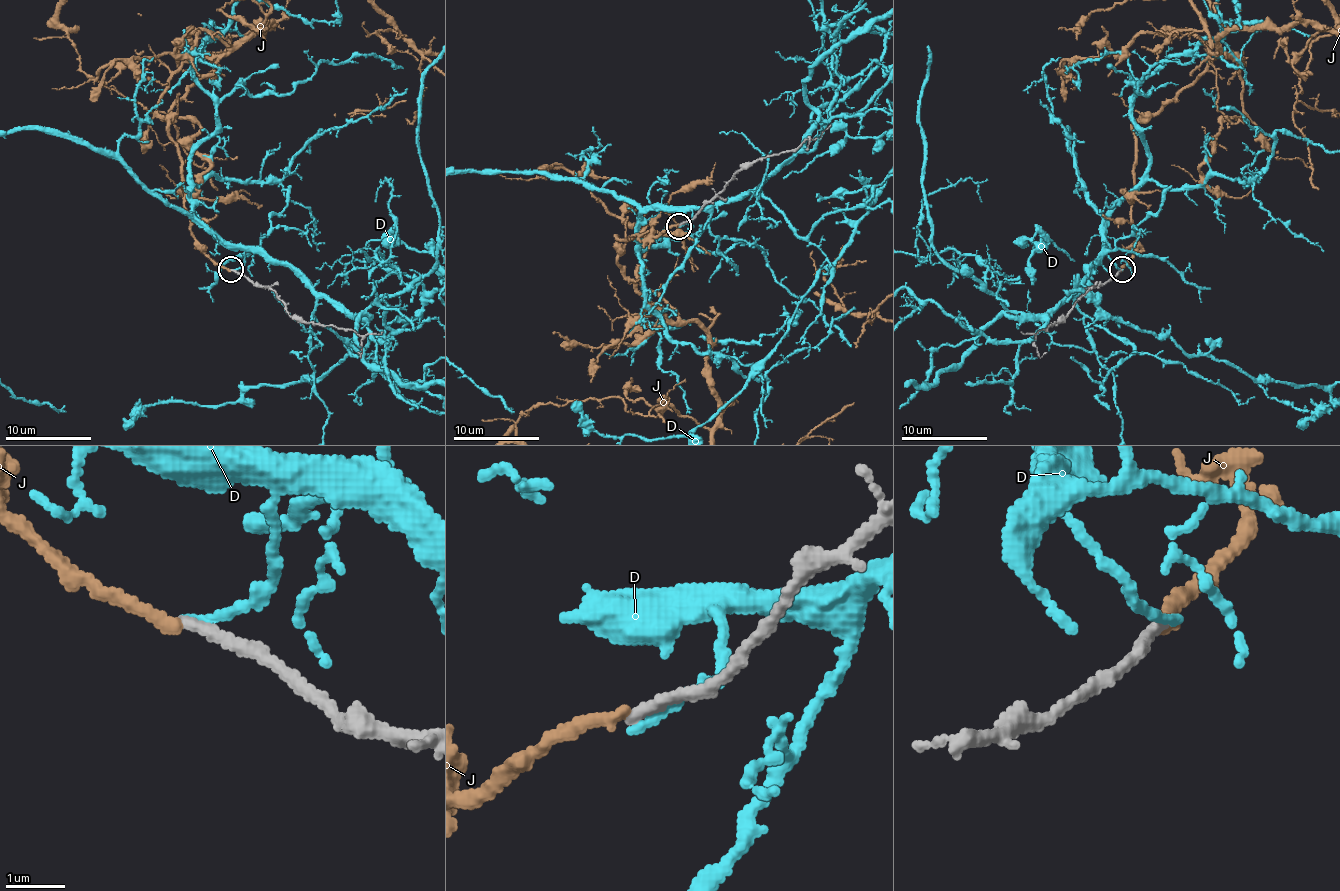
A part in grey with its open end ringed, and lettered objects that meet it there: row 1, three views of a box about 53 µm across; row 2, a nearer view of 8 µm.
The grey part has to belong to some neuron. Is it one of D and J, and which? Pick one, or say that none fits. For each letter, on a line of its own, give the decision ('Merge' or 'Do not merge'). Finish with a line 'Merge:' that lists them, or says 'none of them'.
D: Do not merge
J: Do not merge
Merge: none of them

